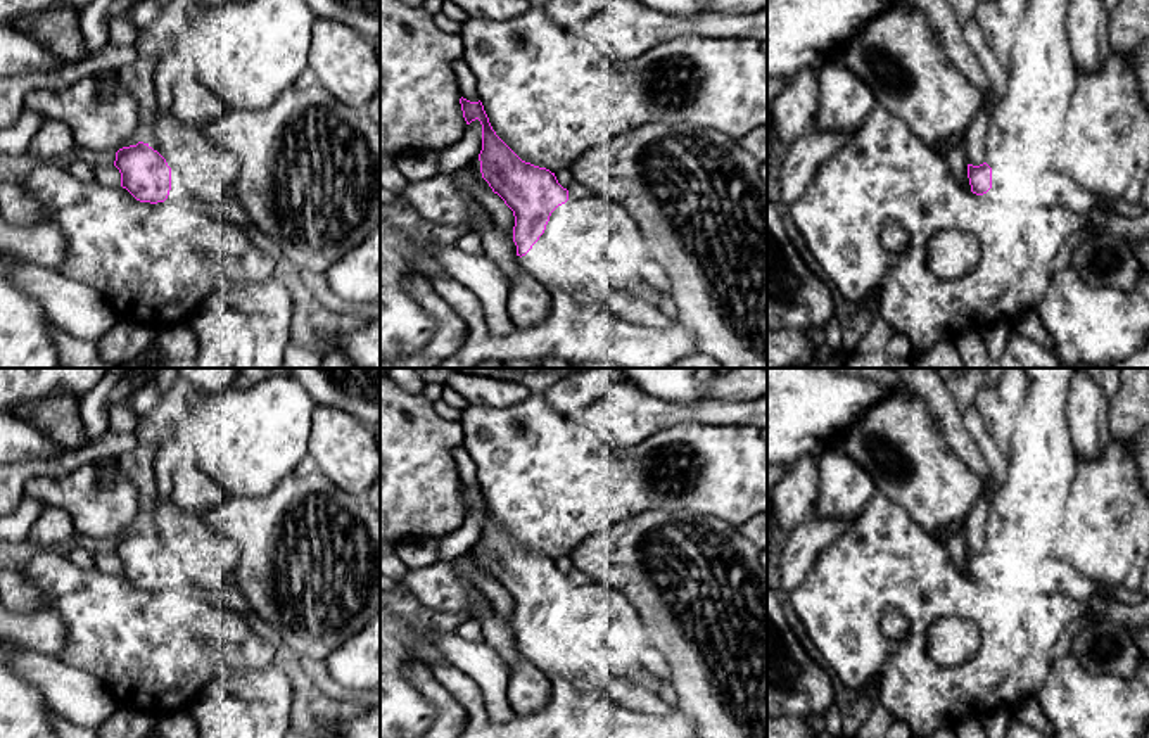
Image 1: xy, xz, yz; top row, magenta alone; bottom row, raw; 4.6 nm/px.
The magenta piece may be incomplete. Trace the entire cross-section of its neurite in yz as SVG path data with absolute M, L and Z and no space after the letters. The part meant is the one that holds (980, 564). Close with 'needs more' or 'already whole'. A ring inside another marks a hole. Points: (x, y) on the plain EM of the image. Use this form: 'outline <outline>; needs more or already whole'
outline M1063 524L1045 550L1014 548L1011 558L997 558L987 551L968 551L971 579L987 589L1007 593L1018 600L1021 627L1016 634L1019 655L1028 653L1028 636L1045 643L1051 655L1054 638L1054 596L1076 600L1109 596L1092 577L1082 574L1068 558L1056 551Z; needs more

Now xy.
outline M138 529L116 539L114 553L121 560L121 574L140 589L192 589L202 596L207 591L194 588L180 560L168 553L159 536Z; needs more

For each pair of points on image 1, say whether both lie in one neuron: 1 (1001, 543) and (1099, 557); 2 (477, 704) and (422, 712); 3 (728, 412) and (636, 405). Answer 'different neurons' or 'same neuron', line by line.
1: different neurons
2: different neurons
3: same neuron

